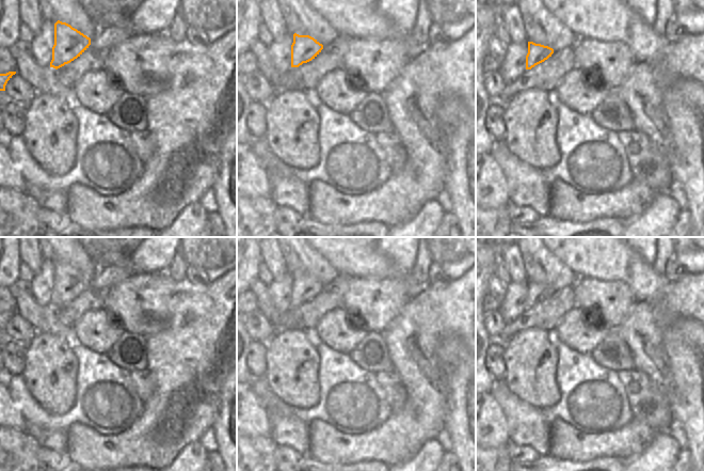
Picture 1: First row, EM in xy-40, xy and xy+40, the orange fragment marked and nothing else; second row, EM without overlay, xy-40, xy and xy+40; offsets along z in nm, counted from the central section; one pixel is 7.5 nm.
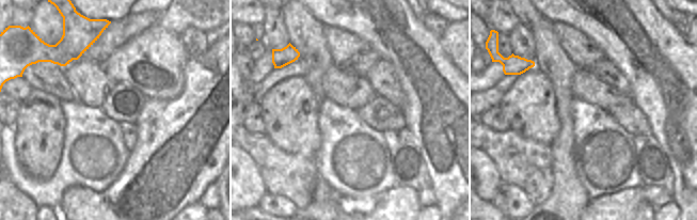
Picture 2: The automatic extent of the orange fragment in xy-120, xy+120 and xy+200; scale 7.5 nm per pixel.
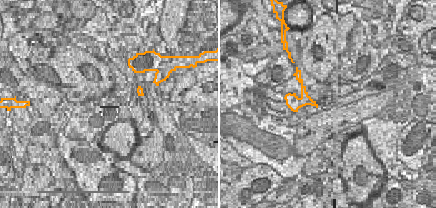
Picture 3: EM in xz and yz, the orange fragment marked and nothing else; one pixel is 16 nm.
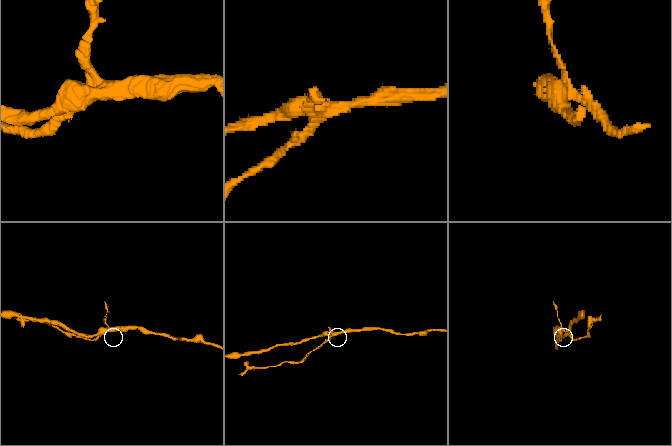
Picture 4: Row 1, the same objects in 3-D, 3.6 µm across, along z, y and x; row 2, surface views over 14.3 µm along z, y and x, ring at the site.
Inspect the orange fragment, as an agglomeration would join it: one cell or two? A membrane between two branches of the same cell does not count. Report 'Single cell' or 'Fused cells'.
Fused cells.

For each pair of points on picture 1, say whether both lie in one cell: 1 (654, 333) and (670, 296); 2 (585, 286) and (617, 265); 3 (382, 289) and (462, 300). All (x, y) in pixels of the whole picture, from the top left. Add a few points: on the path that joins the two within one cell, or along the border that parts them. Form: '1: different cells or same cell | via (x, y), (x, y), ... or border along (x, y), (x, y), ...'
1: same cell | via (654, 324), (654, 317), (666, 305)
2: different cells | border along (577, 276), (622, 281)
3: different cells | border along (421, 287), (406, 301), (398, 313)

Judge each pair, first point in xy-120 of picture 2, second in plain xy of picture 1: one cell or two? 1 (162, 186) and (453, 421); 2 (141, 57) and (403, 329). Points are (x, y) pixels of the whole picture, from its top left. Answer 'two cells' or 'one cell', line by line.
1: two cells
2: two cells

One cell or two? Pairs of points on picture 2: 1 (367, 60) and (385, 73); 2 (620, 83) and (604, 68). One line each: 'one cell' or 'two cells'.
1: two cells
2: one cell

